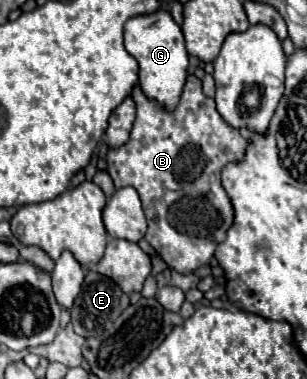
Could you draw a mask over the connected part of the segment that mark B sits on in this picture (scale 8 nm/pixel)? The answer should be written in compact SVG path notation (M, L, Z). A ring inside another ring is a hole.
M193 74L187 76L179 104L171 112L167 112L157 100L143 96L139 84L133 88L131 96L137 104L137 118L127 144L119 148L109 148L107 172L113 178L115 188L133 186L137 190L149 224L145 232L145 240L155 248L155 252L165 260L169 268L181 274L191 274L199 266L209 264L209 260L215 254L215 244L225 240L225 234L233 224L233 208L221 186L221 168L227 162L235 162L243 156L247 140L239 134L239 130L231 128L219 116L215 108L215 100L203 94L201 80Z

